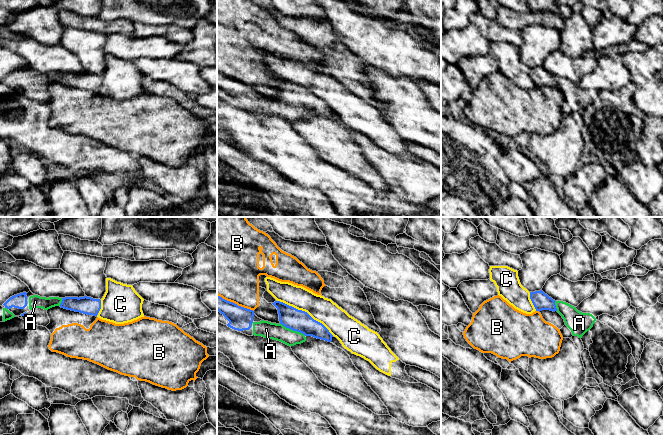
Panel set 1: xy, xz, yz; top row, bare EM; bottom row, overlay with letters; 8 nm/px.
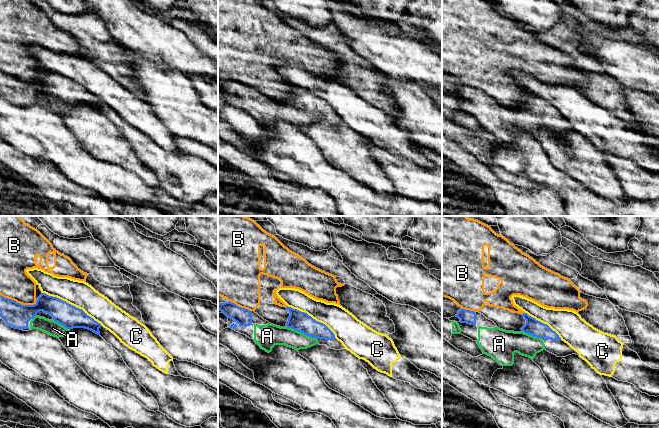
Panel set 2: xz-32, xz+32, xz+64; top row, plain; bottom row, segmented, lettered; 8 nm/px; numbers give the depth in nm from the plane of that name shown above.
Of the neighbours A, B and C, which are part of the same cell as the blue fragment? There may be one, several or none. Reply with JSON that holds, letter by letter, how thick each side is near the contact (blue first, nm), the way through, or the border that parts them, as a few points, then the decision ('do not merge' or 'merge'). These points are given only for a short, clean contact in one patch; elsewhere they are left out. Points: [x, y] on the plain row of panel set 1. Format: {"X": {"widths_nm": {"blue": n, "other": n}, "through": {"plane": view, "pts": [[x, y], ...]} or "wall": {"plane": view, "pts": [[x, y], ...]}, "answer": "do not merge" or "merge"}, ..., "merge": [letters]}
{"A": {"widths_nm": {"blue": 180, "other": 130}, "answer": "merge"}, "B": {"widths_nm": {"blue": 190, "other": 440}, "answer": "do not merge"}, "C": {"widths_nm": {"blue": 180, "other": 200}, "answer": "do not merge"}, "merge": ["A"]}

